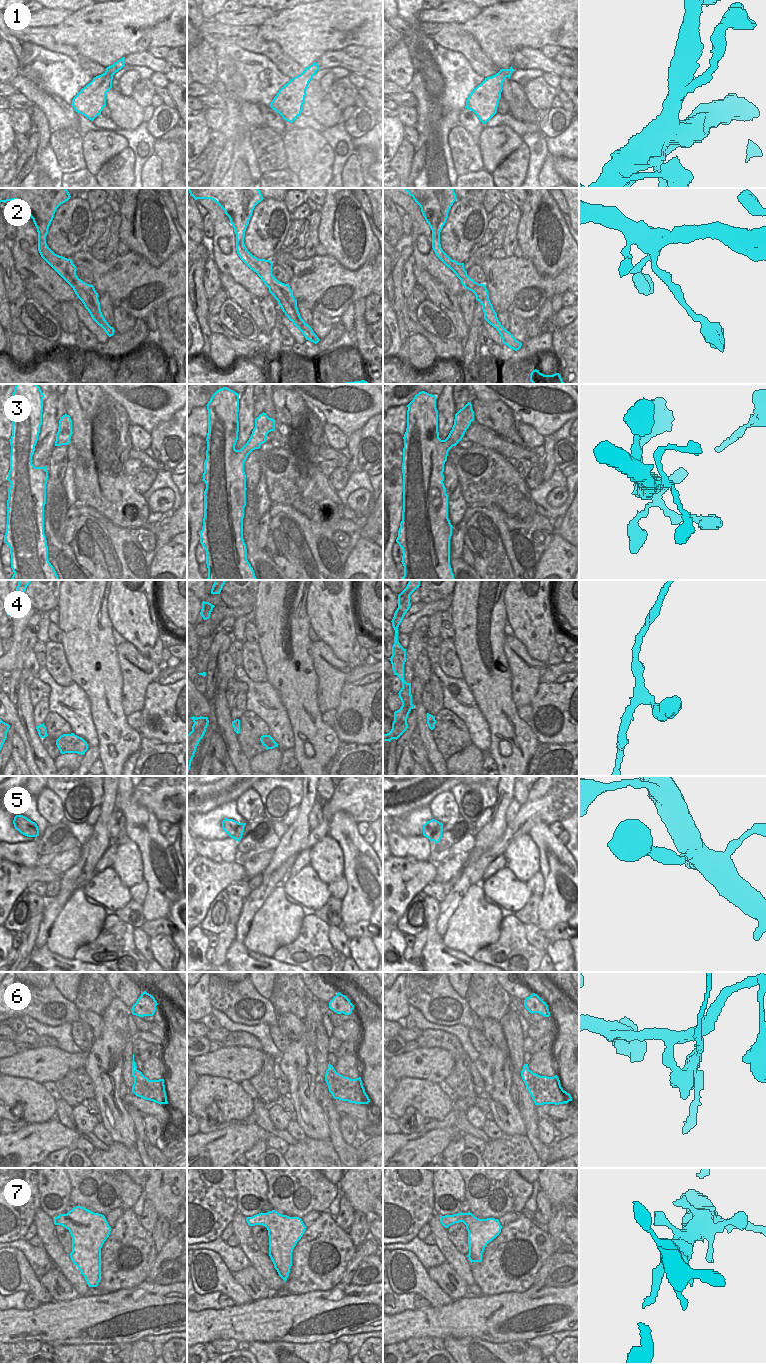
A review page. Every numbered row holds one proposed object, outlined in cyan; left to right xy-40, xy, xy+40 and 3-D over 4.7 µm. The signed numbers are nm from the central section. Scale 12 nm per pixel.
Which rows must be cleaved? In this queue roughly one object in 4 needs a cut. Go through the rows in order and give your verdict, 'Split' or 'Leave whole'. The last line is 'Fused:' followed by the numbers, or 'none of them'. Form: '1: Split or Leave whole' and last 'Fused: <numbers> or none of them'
1: Leave whole
2: Leave whole
3: Leave whole
4: Leave whole
5: Leave whole
6: Split
7: Leave whole
Fused: 6.

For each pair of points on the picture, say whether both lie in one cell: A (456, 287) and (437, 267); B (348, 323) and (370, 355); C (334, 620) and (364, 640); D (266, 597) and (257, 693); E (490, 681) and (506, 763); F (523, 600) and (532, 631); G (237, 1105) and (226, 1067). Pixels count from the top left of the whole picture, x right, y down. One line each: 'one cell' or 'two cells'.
A: one cell
B: two cells
C: two cells
D: two cells
E: one cell
F: one cell
G: two cells

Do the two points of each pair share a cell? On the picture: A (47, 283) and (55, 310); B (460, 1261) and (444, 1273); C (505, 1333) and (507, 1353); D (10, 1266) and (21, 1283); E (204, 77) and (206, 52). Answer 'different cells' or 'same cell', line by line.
A: different cells
B: different cells
C: different cells
D: same cell
E: same cell

